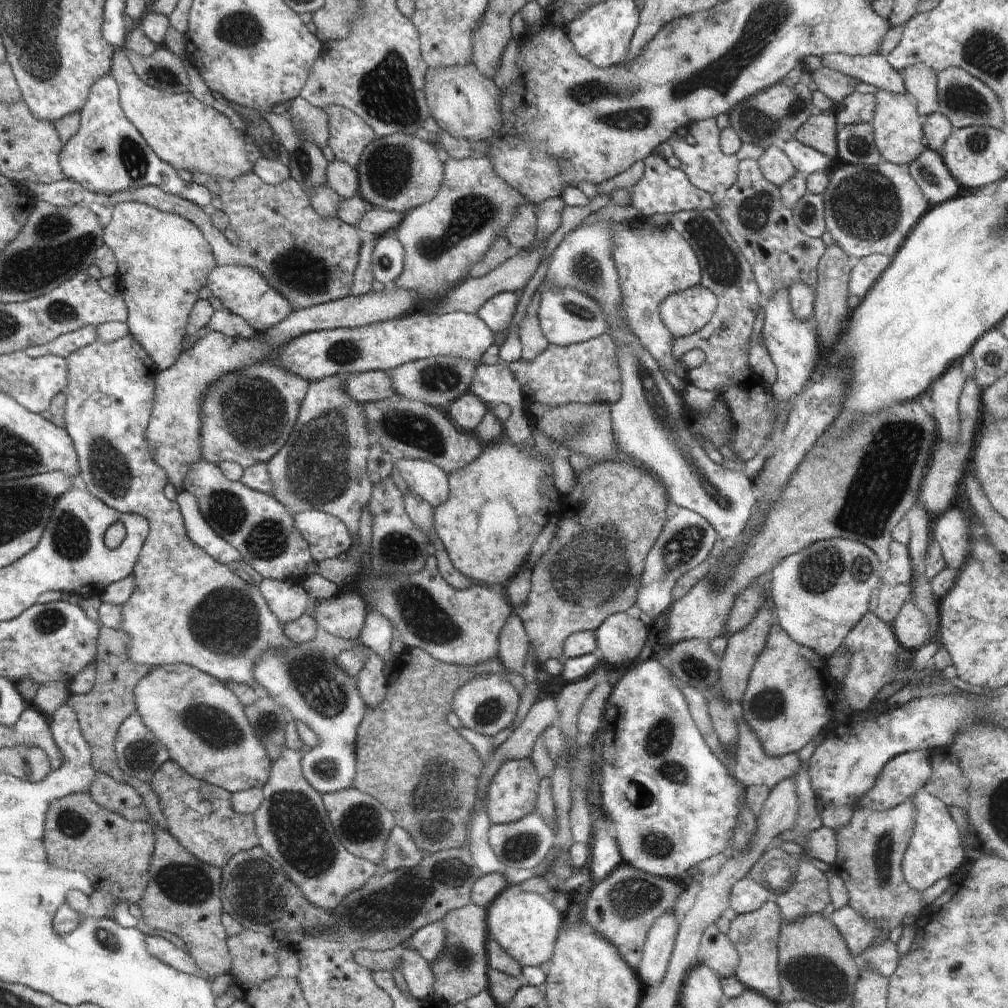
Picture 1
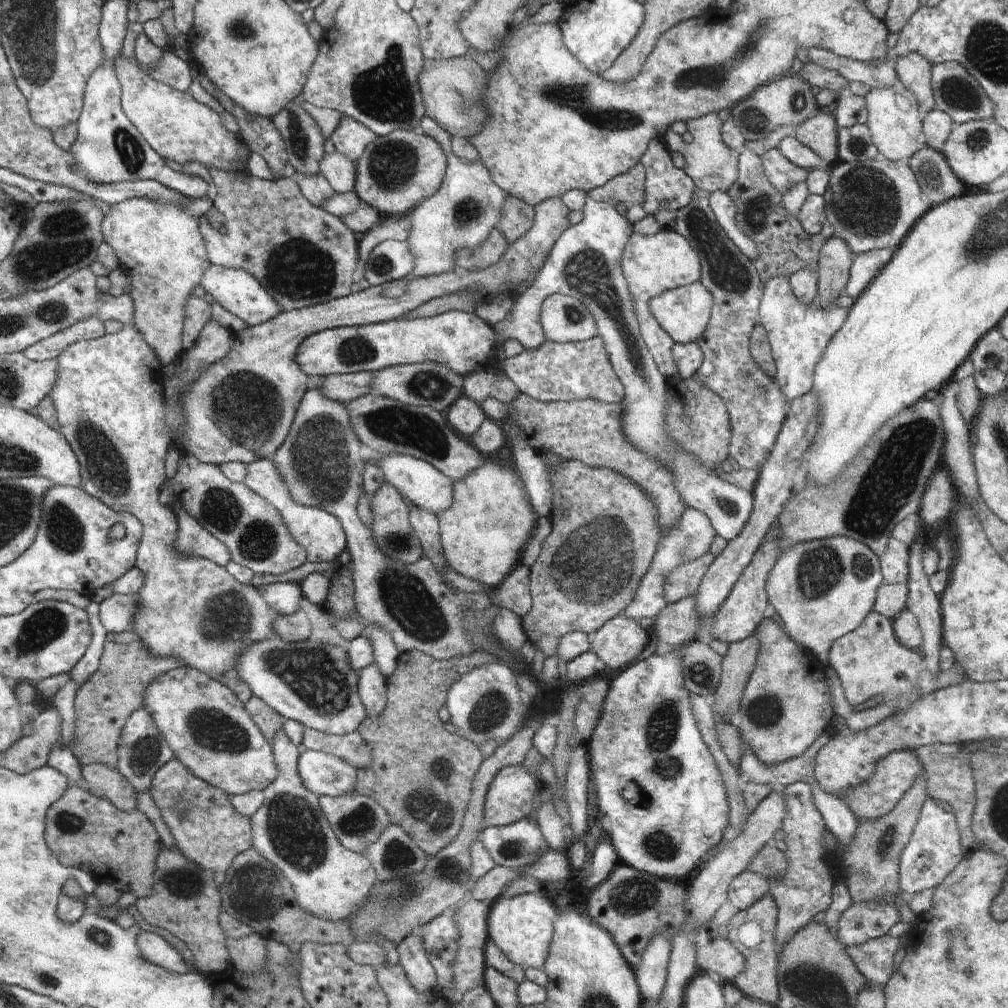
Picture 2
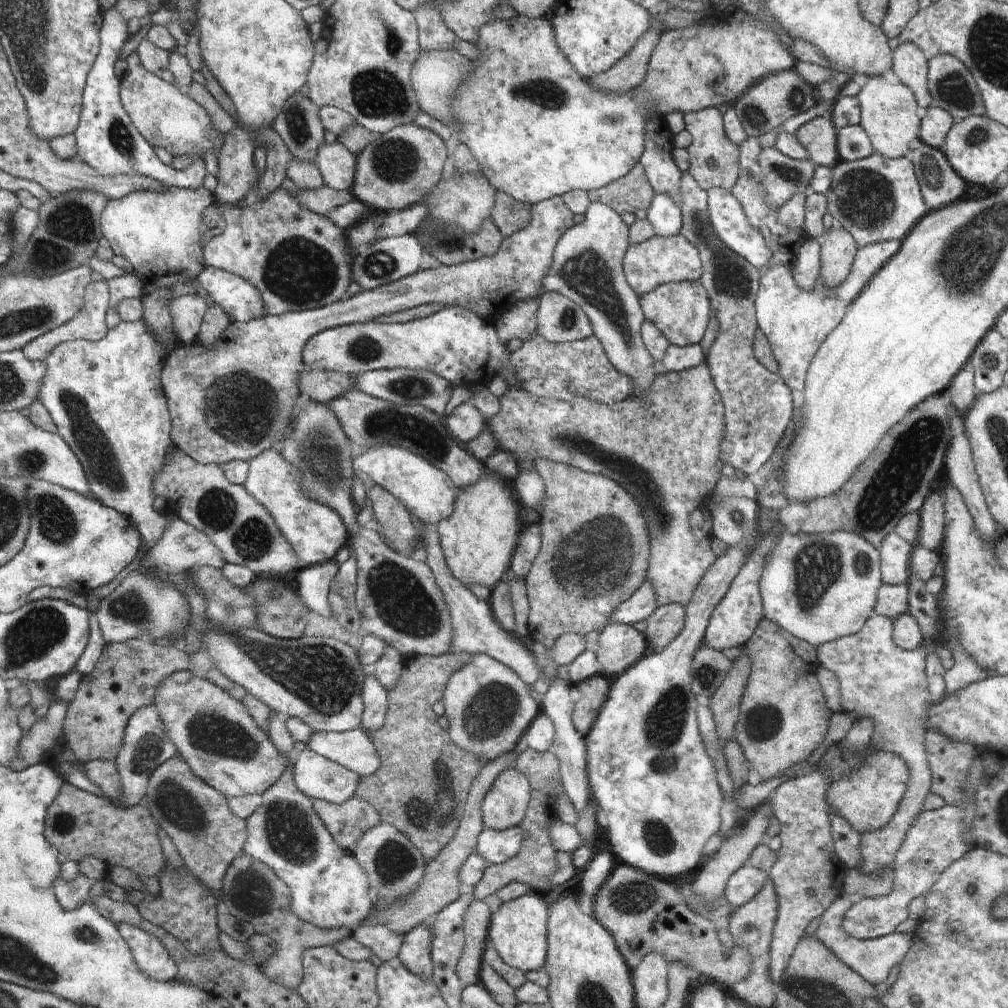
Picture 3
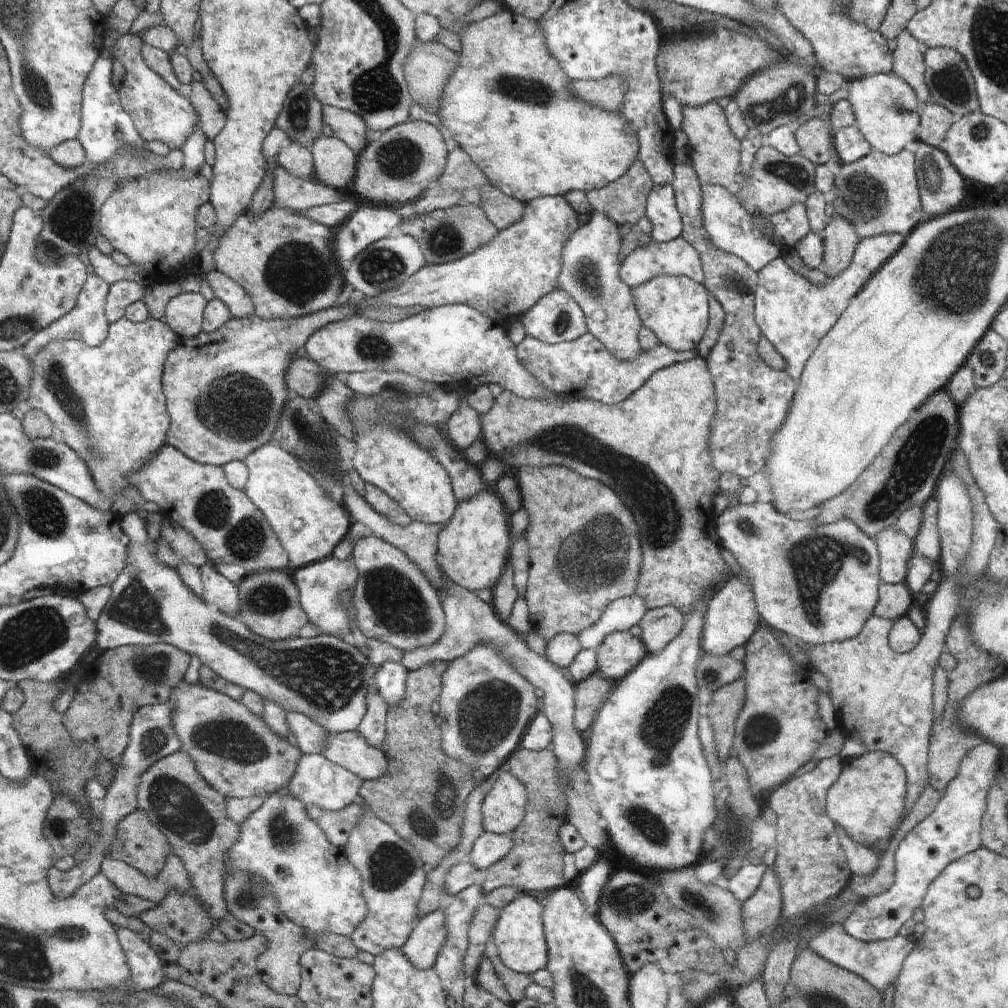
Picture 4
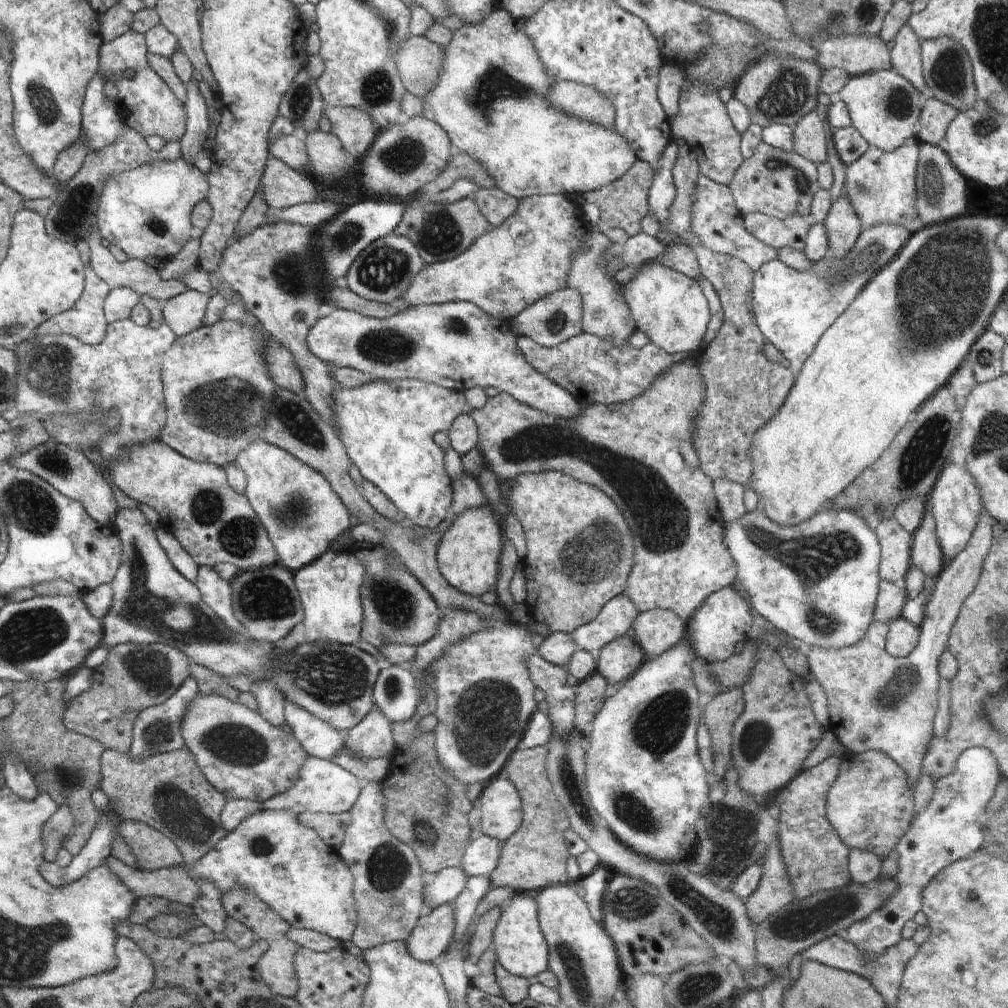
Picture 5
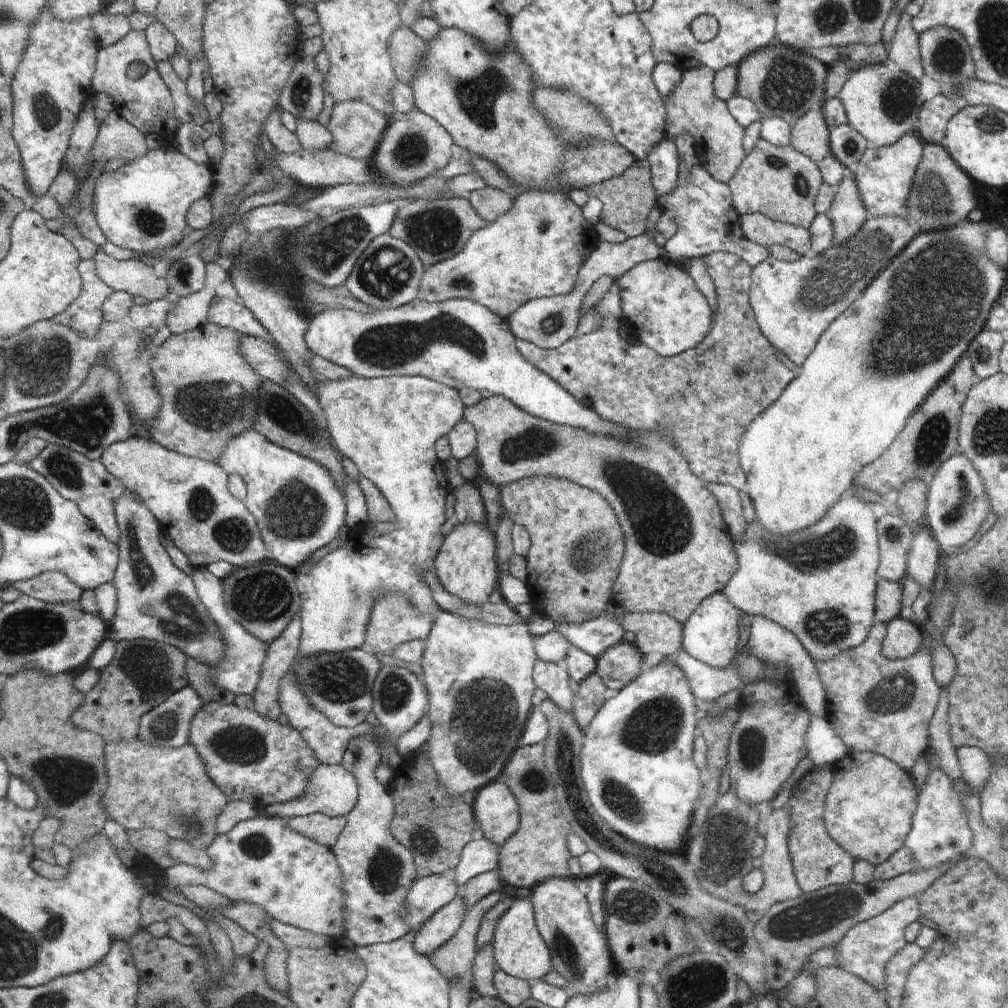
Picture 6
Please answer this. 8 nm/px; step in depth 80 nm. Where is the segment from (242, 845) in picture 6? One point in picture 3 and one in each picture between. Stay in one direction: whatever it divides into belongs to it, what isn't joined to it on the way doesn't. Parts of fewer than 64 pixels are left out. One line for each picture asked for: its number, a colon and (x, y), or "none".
3: (328, 889)
4: (314, 885)
5: (285, 863)

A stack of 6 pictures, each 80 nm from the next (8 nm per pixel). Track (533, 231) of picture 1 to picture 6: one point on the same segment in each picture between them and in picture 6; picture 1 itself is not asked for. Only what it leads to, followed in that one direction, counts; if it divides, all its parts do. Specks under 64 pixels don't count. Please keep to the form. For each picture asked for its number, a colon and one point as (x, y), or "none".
2: (516, 218)
3: (509, 216)
4: (501, 210)
5: (496, 205)
6: (489, 203)

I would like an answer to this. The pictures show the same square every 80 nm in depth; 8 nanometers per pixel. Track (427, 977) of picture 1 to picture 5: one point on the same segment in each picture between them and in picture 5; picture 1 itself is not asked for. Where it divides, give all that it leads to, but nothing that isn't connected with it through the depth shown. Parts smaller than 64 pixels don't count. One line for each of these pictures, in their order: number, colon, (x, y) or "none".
2: (419, 969)
3: (415, 953)
4: (426, 940)
5: (431, 936)

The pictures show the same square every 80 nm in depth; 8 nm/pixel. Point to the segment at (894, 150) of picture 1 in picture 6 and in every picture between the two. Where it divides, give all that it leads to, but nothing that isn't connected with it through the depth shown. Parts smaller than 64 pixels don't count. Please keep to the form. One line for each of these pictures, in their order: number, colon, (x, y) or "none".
2: (893, 121)
3: (888, 115)
4: (886, 108)
5: (883, 106)
6: (882, 103)

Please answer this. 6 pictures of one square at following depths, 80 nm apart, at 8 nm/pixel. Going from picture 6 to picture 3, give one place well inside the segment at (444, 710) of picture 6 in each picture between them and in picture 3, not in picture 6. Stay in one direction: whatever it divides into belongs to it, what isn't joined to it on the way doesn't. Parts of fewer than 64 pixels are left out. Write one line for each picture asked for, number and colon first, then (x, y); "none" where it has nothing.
3: (488, 706)
4: (486, 705)
5: (484, 695)

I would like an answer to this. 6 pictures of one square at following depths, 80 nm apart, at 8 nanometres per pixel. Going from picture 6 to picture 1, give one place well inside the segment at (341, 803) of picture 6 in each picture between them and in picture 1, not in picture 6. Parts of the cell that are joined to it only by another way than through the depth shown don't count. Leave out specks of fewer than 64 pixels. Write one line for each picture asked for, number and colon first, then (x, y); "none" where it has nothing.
1: (315, 692)
2: (322, 774)
3: (318, 778)
4: (318, 782)
5: (322, 786)

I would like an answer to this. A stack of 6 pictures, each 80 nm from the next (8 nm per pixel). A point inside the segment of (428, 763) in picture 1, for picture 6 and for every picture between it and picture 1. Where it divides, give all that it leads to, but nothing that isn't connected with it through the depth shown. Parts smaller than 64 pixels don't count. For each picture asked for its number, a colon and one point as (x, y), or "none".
2: (422, 776)
3: (421, 788)
4: (422, 797)
5: (426, 807)
6: (434, 827)

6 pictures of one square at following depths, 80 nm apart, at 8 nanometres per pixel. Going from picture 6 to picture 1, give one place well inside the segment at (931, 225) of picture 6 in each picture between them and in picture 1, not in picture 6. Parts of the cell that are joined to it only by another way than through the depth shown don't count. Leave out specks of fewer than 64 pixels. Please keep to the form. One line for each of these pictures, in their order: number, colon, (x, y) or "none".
1: (933, 178)
2: (938, 183)
3: (940, 185)
4: (940, 186)
5: (941, 195)

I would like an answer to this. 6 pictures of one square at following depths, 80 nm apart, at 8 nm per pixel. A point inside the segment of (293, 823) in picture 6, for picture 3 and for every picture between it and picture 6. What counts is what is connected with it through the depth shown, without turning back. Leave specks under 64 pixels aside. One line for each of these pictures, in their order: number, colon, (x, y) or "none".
3: (346, 822)
4: (336, 826)
5: (331, 828)

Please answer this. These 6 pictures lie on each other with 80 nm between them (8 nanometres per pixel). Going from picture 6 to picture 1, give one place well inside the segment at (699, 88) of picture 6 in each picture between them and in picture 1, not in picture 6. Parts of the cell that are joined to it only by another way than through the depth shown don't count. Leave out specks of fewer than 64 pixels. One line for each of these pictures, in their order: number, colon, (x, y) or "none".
1: (708, 167)
2: (710, 164)
3: (714, 160)
4: (714, 151)
5: (702, 120)

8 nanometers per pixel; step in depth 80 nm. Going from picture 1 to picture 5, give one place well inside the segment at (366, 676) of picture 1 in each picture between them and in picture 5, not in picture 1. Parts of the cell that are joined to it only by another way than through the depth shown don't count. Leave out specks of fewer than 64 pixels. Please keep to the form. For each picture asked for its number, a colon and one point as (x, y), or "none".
2: (372, 689)
3: (374, 697)
4: (373, 727)
5: (371, 738)

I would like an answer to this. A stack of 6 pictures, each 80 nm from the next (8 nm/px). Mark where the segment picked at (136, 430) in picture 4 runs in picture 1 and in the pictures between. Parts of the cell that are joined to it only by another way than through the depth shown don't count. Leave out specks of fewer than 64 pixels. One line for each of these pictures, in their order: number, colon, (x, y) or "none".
1: (186, 607)
2: (109, 396)
3: (106, 398)

